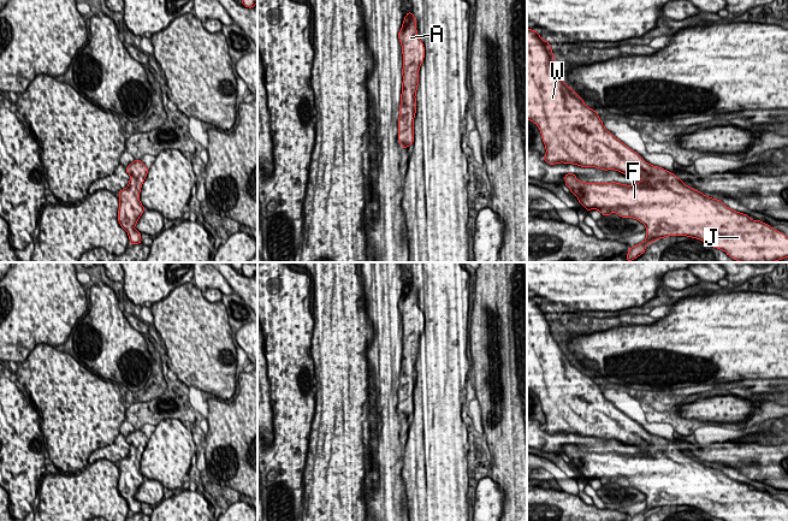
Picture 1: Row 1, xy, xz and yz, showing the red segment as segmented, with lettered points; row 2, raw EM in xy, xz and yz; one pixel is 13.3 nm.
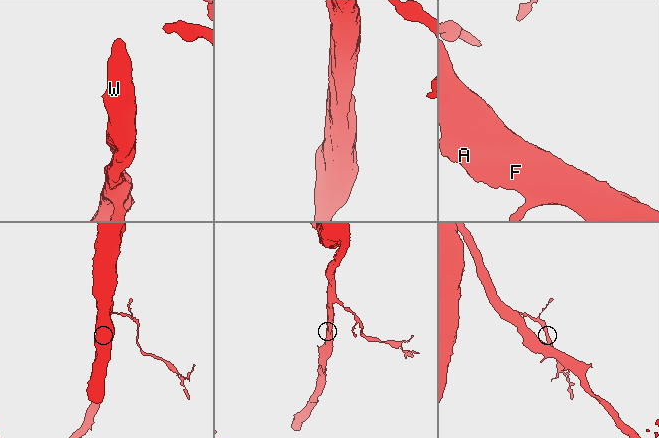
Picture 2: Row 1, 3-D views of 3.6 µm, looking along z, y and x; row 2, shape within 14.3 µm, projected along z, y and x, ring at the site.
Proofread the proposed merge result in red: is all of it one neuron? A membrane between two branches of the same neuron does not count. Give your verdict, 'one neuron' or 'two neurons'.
one neuron

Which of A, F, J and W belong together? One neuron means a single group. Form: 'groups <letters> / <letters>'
groups A F J W

